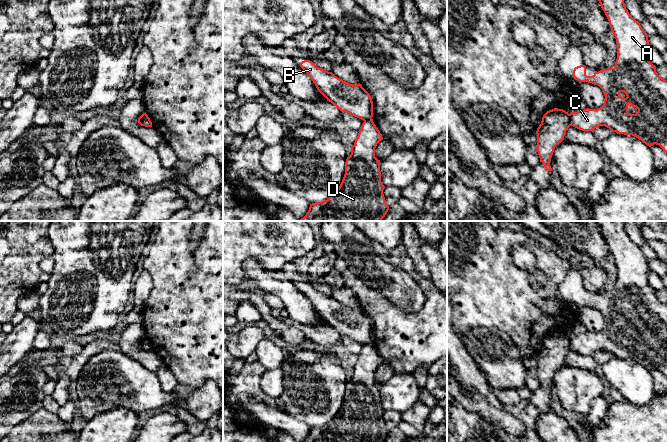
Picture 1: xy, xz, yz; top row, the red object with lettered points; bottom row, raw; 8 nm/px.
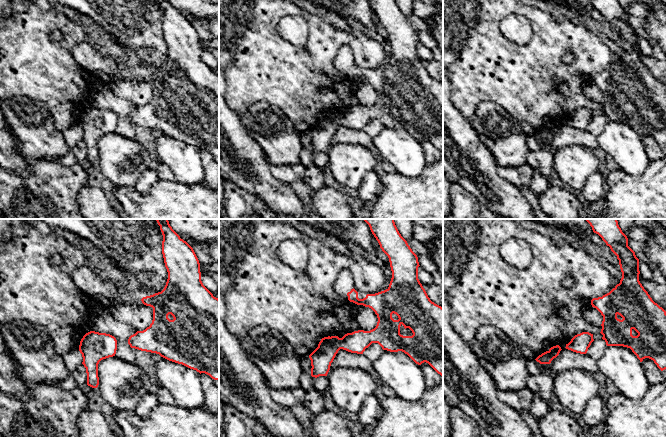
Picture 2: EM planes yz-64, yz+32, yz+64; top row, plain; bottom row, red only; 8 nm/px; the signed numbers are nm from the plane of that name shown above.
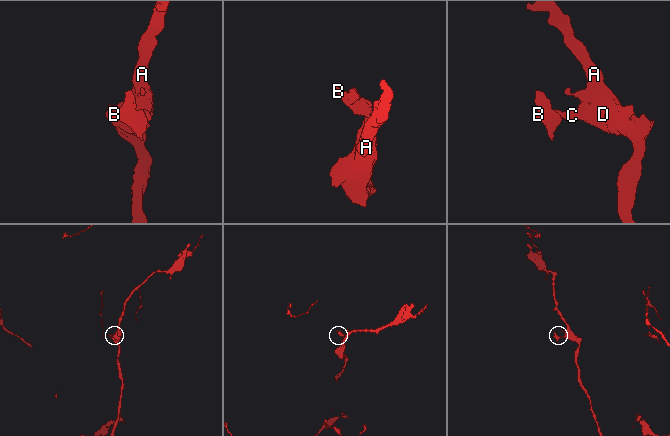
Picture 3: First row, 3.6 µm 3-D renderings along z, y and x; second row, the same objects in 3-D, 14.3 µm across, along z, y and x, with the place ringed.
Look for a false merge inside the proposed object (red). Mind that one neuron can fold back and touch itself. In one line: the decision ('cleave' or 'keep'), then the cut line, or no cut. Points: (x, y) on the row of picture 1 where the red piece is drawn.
cleave; cut in yz along (568, 114), (570, 125)

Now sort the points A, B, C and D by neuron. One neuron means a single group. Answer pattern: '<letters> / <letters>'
A C D / B

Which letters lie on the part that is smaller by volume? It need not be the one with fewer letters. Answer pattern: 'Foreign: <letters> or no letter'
Foreign: B

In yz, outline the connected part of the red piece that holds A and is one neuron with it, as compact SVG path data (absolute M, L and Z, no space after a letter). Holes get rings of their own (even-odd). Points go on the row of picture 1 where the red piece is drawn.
M598 0L616 39L617 59L614 68L602 69L593 76L586 75L586 66L574 68L573 78L579 82L598 85L604 92L604 104L598 109L586 108L572 112L570 126L593 131L605 126L617 134L632 135L647 146L659 145L667 153L667 81L658 75L656 66L648 59L650 44L647 33L626 9L624 0ZM628 105L636 107L636 114L628 113Z

